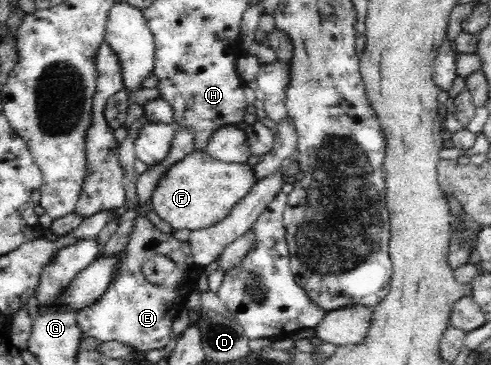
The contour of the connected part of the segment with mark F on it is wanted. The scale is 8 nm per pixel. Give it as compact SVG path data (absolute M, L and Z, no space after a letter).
M193 151L161 177L150 201L155 213L173 230L207 229L227 217L255 185L254 169L248 163L224 163L205 151Z

